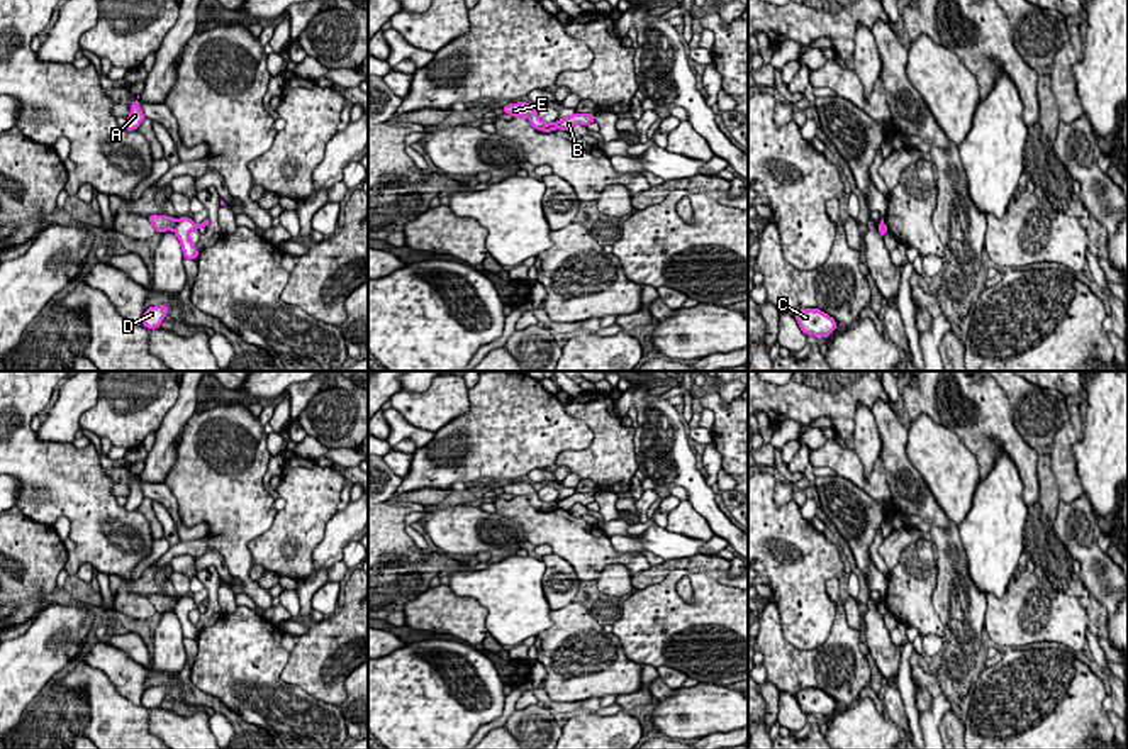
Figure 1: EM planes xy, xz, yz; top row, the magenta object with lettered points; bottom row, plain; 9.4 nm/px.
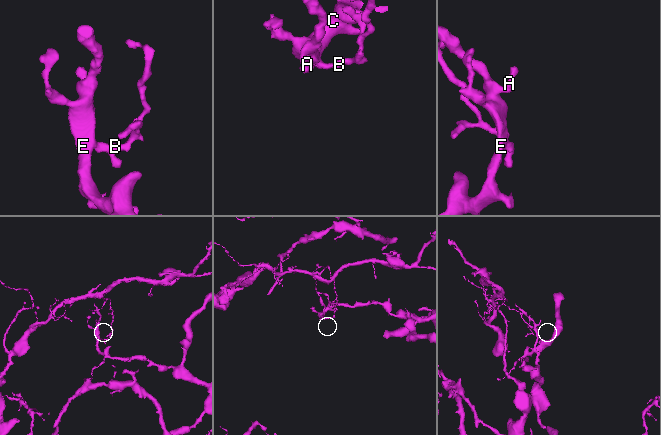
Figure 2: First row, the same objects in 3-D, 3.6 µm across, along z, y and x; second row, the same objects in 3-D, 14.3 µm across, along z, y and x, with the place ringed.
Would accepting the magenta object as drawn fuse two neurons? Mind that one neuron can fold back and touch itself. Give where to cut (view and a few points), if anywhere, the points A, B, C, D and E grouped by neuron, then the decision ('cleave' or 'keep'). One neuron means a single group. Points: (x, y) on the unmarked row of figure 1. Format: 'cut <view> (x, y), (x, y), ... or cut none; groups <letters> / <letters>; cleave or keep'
cut xy (177, 600), (173, 609); groups A C D E / B; cleave

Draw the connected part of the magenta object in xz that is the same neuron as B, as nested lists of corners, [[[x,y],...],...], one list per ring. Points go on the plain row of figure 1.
[[[572,493],[556,502],[556,508],[570,510],[575,503],[589,505],[595,500],[595,493]]]

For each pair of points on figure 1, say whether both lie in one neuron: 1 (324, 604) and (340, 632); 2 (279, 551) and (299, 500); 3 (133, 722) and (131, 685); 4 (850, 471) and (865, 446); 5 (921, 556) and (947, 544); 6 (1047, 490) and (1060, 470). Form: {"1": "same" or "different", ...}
{"1": "different", "2": "same", "3": "different", "4": "different", "5": "different", "6": "different"}

